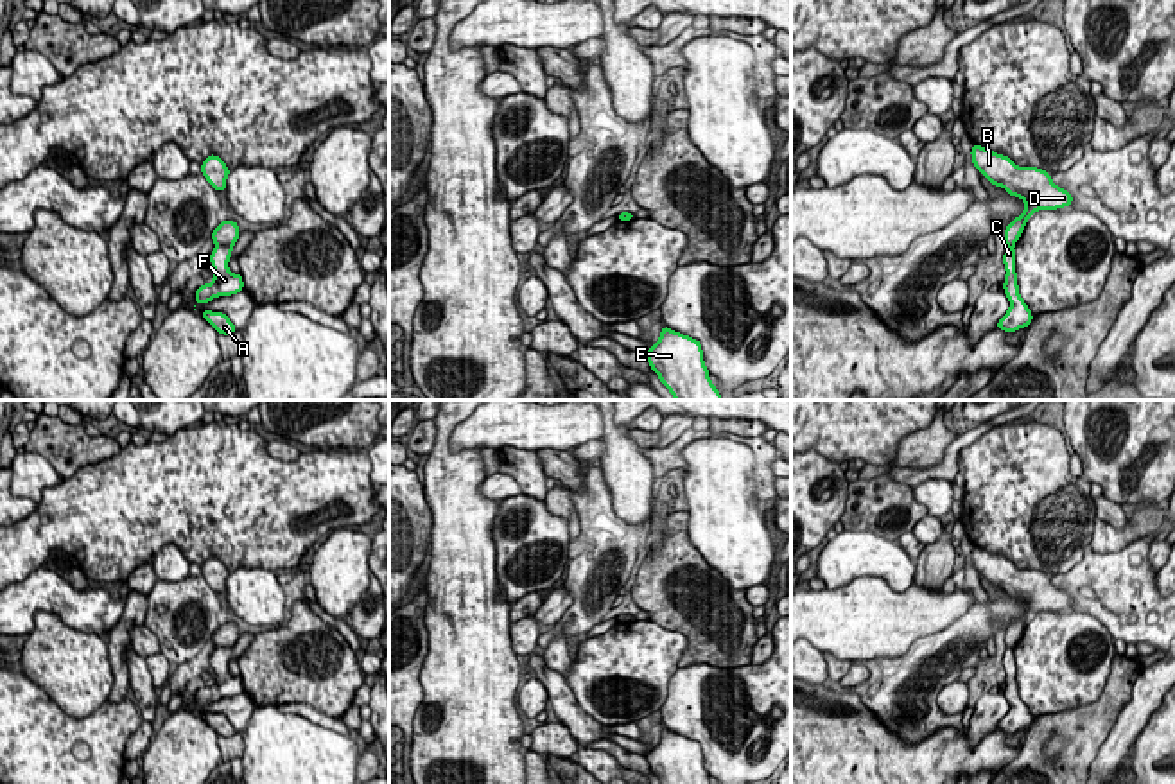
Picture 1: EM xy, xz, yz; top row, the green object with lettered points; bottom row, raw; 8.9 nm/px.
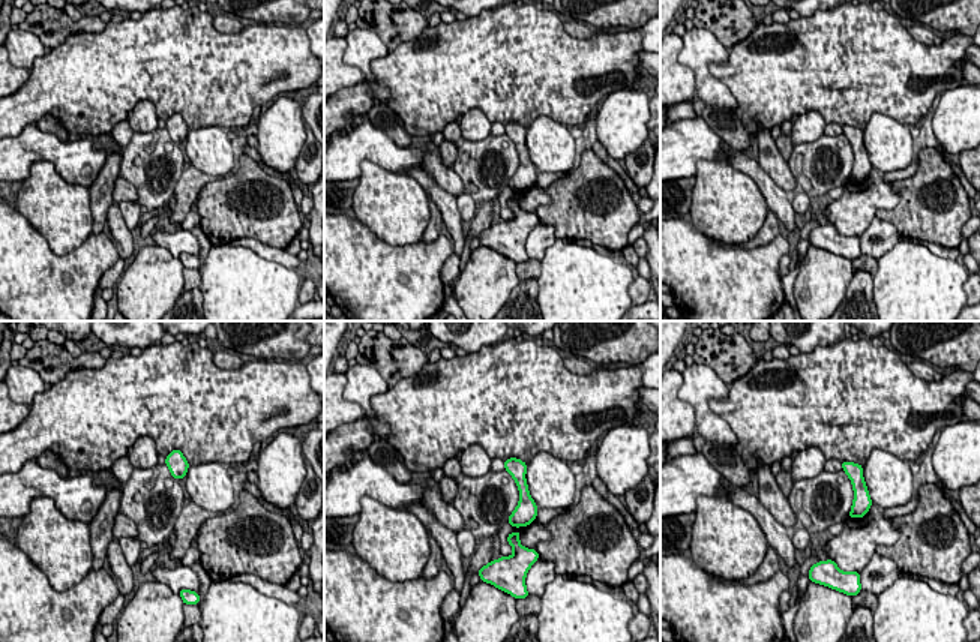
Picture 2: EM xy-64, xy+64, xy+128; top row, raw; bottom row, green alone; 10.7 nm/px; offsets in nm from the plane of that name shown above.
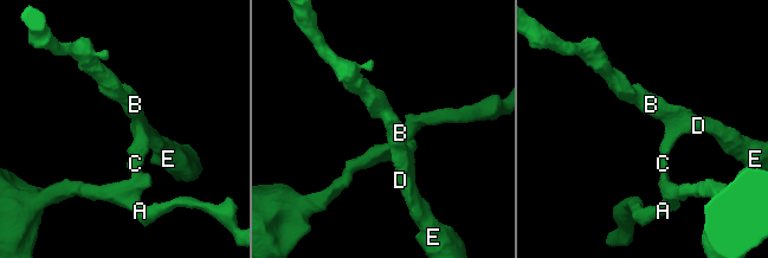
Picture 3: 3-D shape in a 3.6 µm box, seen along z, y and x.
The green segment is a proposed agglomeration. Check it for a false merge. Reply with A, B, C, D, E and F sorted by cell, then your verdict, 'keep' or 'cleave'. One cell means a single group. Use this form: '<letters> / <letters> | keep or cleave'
A C F / B D E | cleave

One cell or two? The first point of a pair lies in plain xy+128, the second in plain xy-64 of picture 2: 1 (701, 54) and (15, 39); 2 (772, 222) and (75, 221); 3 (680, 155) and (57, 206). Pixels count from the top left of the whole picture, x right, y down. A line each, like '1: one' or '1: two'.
1: one
2: two
3: two

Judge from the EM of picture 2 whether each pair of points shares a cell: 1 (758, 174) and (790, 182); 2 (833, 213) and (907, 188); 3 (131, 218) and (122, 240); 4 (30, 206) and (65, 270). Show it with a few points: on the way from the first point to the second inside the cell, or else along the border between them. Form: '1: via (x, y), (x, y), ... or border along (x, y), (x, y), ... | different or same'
1: border along (754, 155), (760, 167), (788, 194) | different
2: border along (892, 183), (899, 201), (875, 216) | different
3: border along (117, 204), (125, 224), (131, 230) | different
4: border along (33, 227), (56, 254), (68, 254), (87, 239) | different

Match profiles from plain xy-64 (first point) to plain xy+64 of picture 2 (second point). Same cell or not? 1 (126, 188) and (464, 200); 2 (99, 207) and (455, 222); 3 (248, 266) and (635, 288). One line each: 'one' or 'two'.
1: two
2: two
3: two

